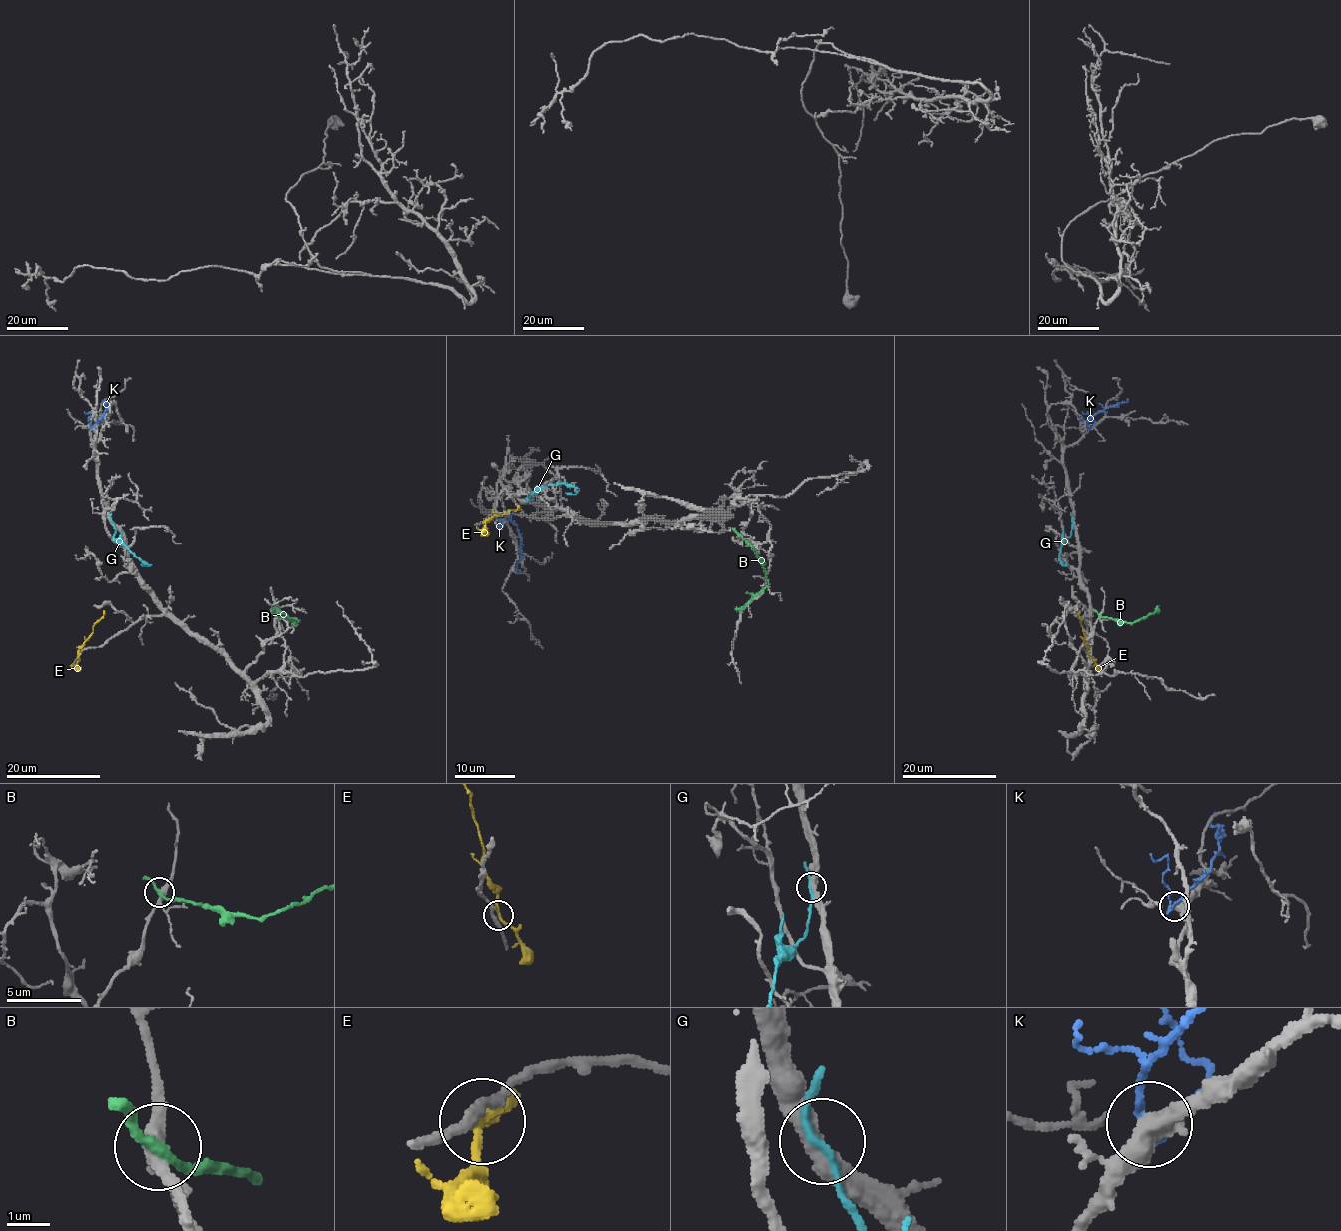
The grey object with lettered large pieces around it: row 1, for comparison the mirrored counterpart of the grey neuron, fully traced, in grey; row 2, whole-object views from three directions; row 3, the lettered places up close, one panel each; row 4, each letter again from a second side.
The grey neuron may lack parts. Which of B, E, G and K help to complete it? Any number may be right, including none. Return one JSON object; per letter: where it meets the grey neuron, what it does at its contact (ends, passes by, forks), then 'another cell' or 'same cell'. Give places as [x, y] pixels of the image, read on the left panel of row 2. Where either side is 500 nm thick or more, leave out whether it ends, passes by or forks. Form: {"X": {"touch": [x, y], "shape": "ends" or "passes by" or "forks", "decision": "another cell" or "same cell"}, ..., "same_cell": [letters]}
{"B": {"touch": [276, 615], "shape": "passes by", "decision": "another cell"}, "E": {"touch": [79, 655], "shape": "passes by", "decision": "another cell"}, "G": {"touch": [112, 521], "shape": "passes by", "decision": "another cell"}, "K": {"touch": [92, 428], "shape": "passes by", "decision": "another cell"}, "same_cell": []}

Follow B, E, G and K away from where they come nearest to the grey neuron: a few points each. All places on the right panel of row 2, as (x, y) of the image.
B: (1099, 615), (1120, 621), (1137, 621), (1157, 607)
E: (1089, 655), (1080, 610)
G: (1073, 521), (1060, 557), (1067, 565)
K: (1088, 428), (1088, 421), (1093, 416), (1128, 399)

